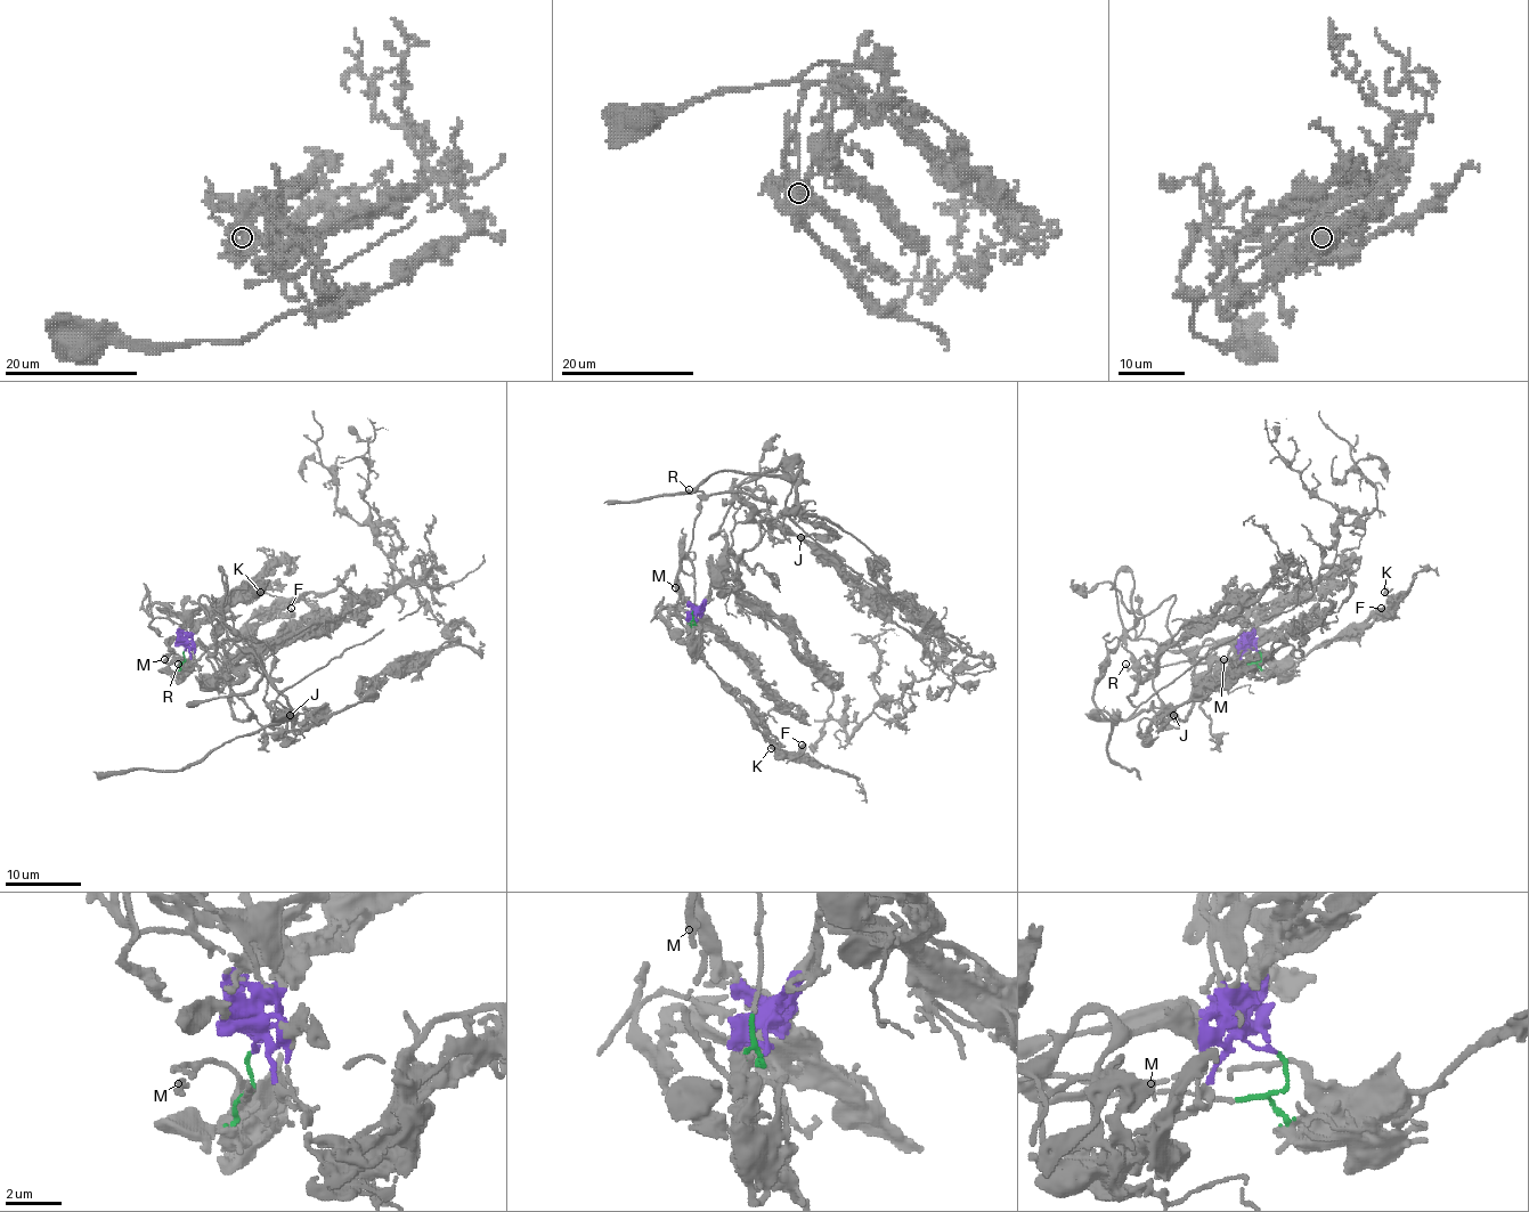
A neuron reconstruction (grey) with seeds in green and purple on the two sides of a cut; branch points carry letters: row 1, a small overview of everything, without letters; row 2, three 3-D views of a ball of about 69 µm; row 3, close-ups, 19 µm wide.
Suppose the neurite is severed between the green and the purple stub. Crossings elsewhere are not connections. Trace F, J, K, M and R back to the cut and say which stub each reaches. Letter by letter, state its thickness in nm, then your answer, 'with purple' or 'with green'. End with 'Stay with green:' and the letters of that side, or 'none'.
F: calibre 320 nm; with green
J: calibre 180 nm; with purple
K: calibre 170 nm; with green
M: calibre 180 nm; with green
R: calibre 200 nm; with green
Stay with green: F, K, M, R

